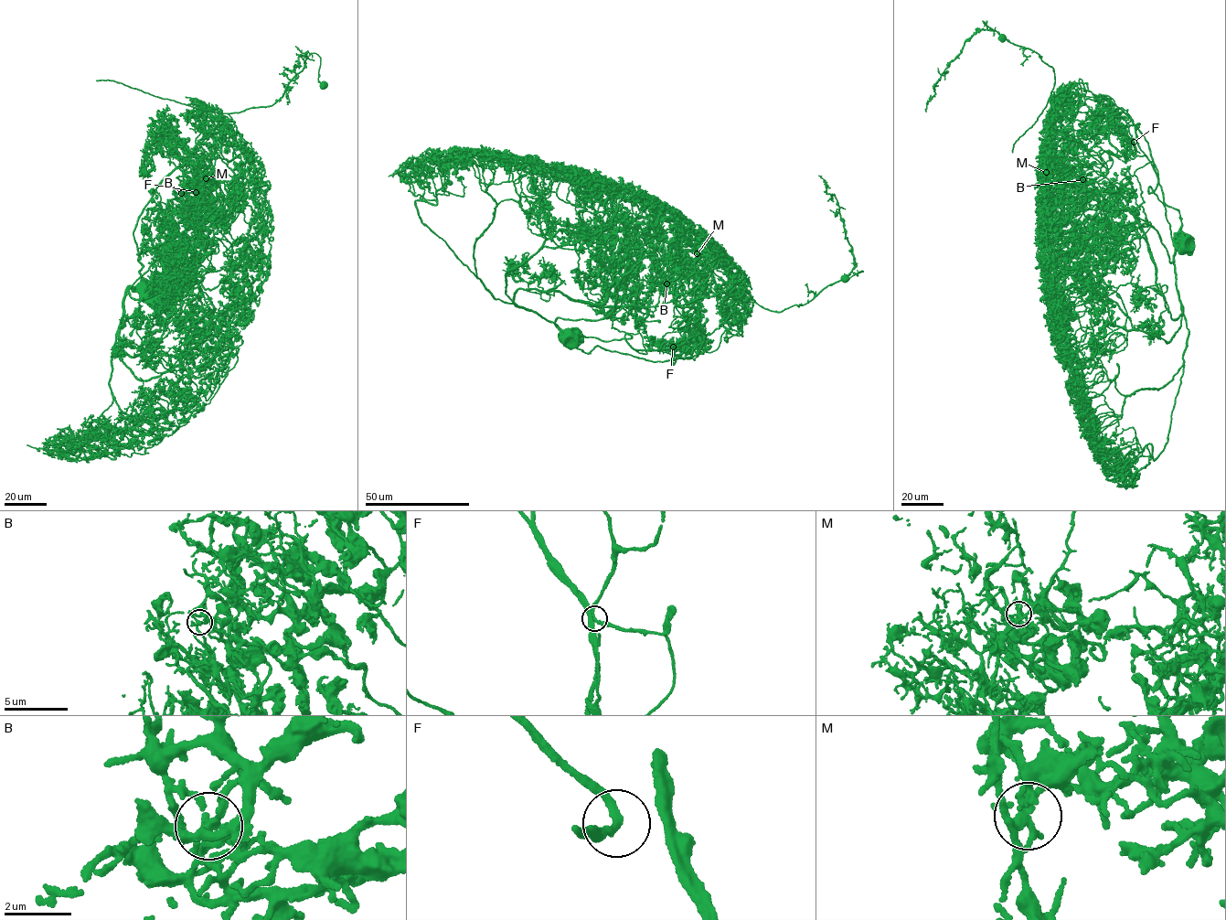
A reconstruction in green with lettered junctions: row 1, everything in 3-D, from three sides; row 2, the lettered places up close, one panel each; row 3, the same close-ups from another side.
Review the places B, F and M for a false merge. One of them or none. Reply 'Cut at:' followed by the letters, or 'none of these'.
Cut at: M

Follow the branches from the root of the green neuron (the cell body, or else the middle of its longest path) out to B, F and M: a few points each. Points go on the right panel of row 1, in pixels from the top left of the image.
B: (1182, 240), (1170, 262), (1155, 230), (1130, 212), (1128, 193), (1122, 186), (1082, 180)
F: (1182, 240), (1182, 247), (1175, 247), (1165, 208), (1154, 191), (1157, 175), (1139, 143), (1134, 142)
M: (1182, 240), (1170, 262), (1155, 230), (1130, 213), (1117, 187), (1087, 165), (1069, 159), (1054, 163), (1046, 172)

